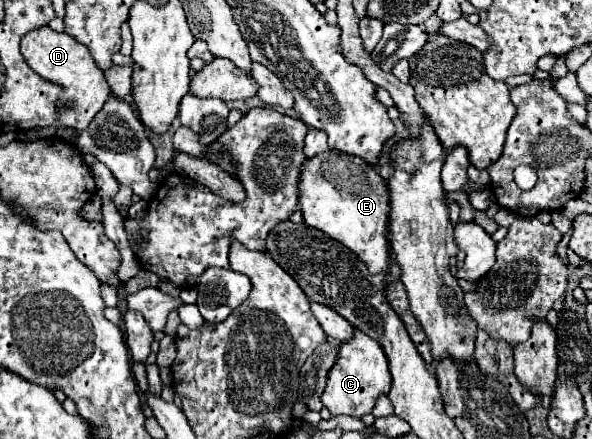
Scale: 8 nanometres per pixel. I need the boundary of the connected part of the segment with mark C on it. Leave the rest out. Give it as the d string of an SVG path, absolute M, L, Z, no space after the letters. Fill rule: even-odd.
M355 330L355 336L339 346L337 362L333 364L333 370L329 370L329 384L321 394L321 402L333 416L347 414L361 418L363 414L369 414L373 410L377 396L387 394L389 388L391 374L385 352L381 350L381 346L377 346L377 342L373 342L373 338L361 334L361 330Z

